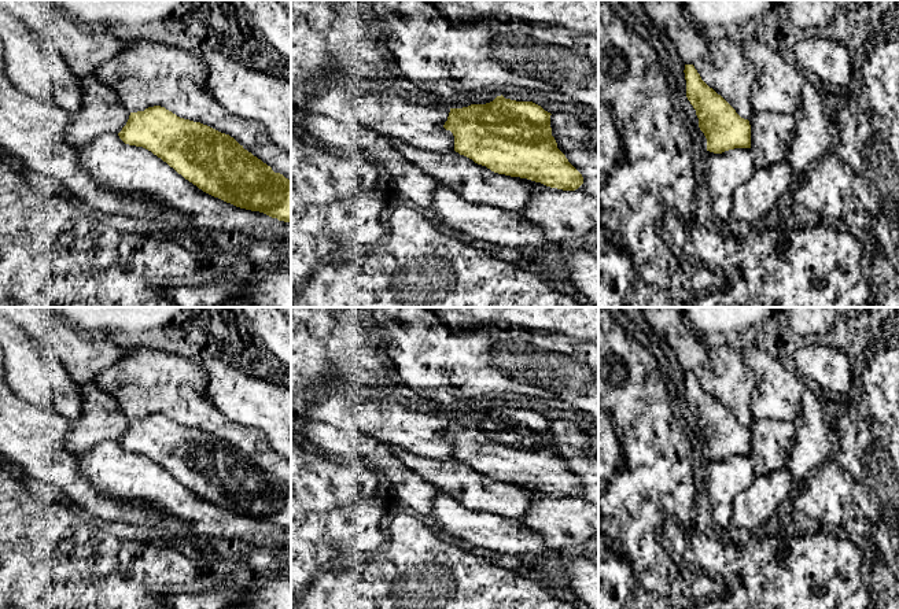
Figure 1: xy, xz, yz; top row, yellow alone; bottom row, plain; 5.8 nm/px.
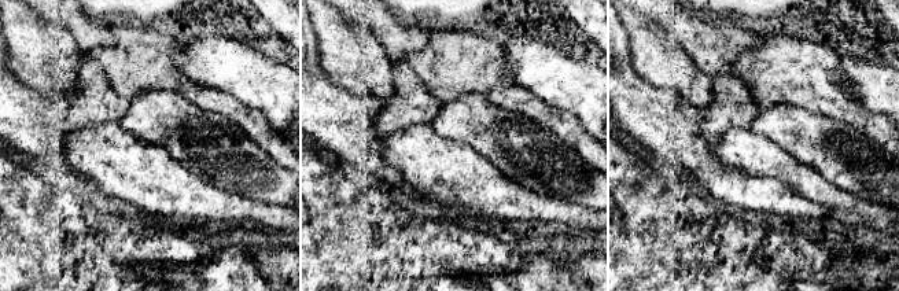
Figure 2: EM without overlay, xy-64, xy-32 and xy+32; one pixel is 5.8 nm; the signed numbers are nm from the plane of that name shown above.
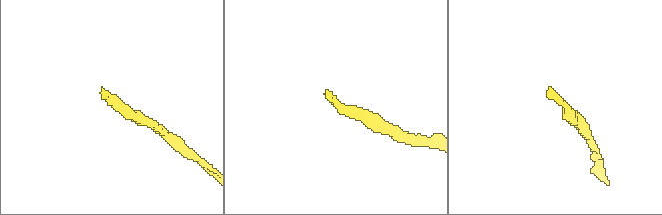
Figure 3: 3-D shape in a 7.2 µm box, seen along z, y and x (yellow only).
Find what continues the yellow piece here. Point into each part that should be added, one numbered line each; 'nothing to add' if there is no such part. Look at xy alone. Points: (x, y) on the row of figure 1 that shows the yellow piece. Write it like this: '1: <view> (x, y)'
nothing to add

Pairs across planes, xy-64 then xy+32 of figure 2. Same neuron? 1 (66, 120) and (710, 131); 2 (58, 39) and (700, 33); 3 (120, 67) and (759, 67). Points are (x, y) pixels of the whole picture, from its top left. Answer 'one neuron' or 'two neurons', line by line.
1: one neuron
2: two neurons
3: one neuron

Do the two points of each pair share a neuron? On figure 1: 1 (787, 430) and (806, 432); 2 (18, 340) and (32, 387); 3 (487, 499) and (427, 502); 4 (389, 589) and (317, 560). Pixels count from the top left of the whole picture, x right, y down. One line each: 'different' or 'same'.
1: different
2: same
3: different
4: different

